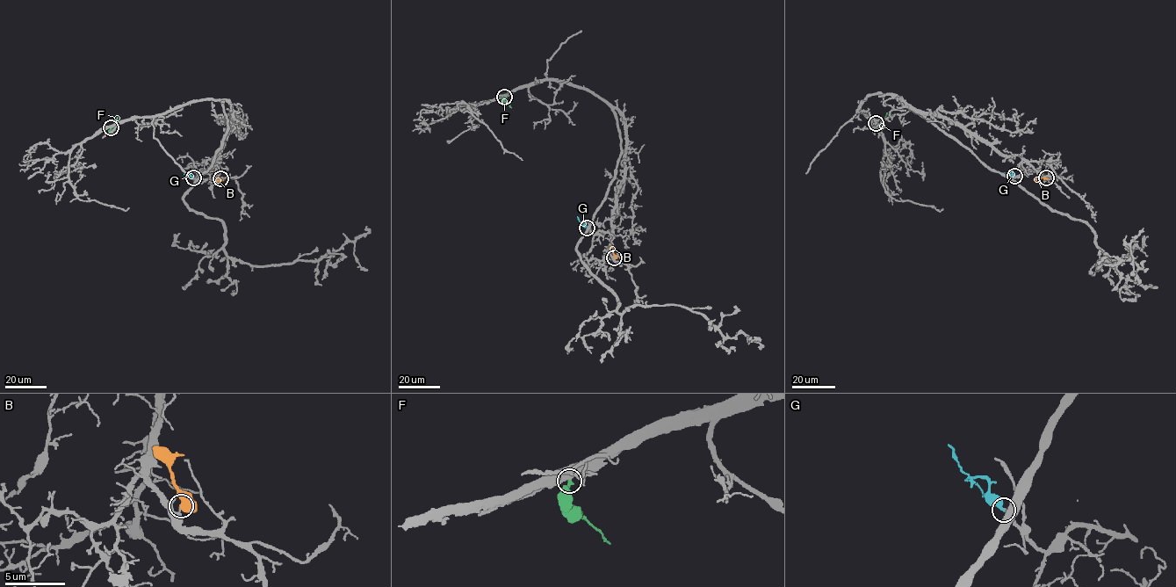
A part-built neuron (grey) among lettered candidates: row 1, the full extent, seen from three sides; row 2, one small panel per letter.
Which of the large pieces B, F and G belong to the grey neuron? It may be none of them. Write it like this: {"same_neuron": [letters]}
{"same_neuron": ["G"]}

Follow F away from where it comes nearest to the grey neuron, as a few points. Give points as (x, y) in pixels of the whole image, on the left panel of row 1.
F: (111, 126), (111, 129), (118, 117)

